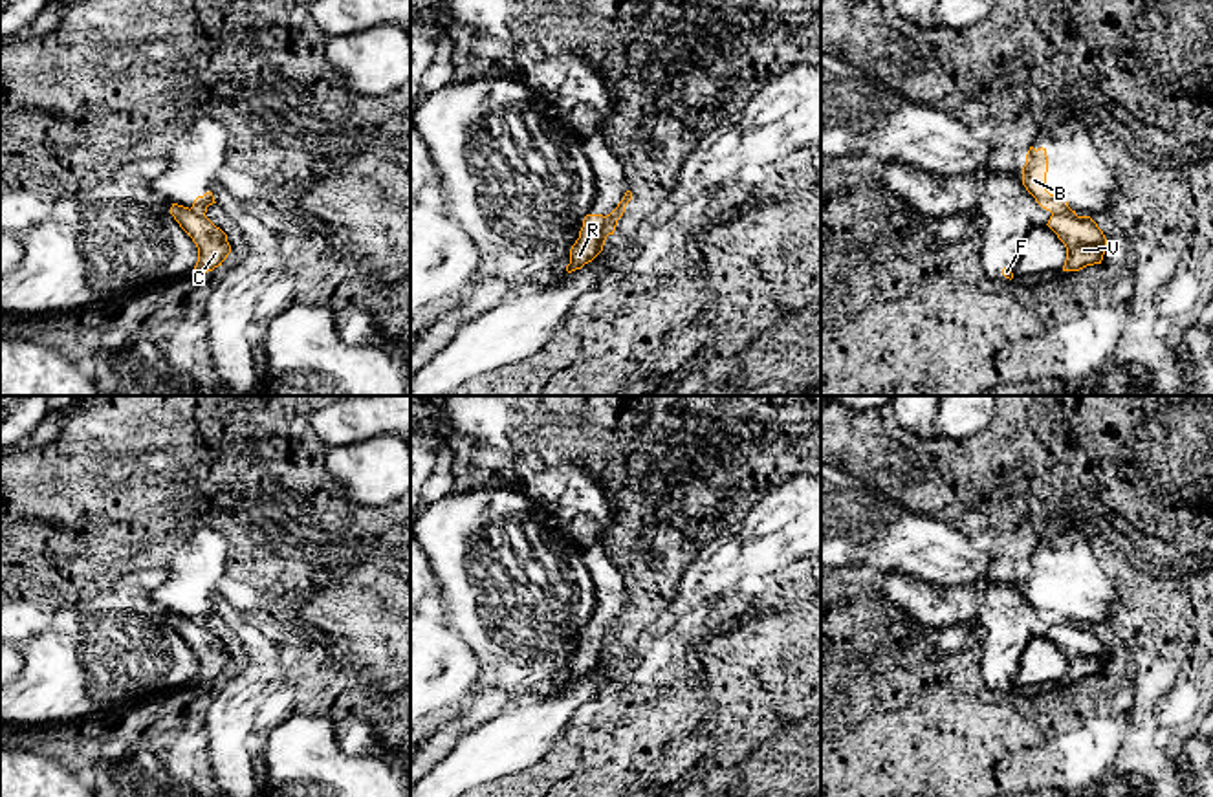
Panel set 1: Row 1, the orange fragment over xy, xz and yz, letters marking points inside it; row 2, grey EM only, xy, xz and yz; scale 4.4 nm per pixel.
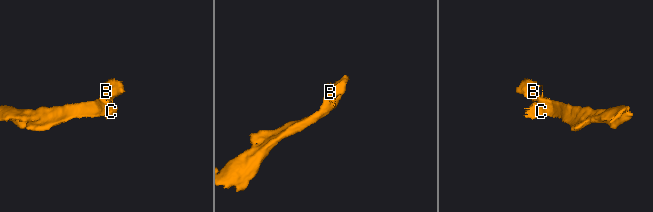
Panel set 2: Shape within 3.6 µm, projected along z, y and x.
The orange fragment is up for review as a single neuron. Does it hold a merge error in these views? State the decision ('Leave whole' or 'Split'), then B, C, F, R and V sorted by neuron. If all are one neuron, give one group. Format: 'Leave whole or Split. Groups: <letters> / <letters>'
Split. Groups: B / C F R V

